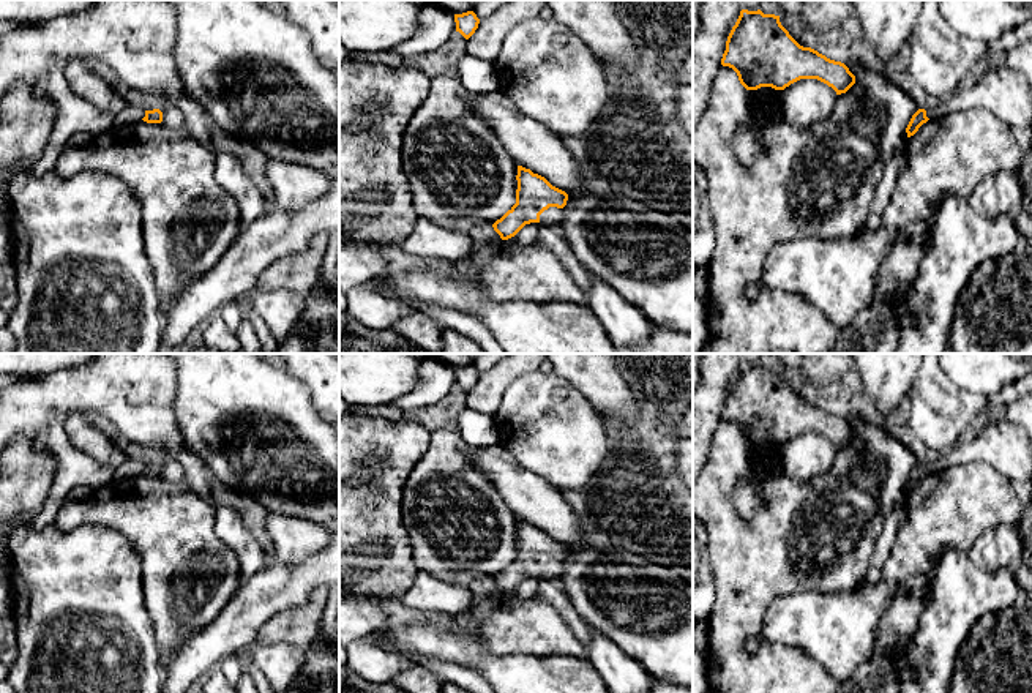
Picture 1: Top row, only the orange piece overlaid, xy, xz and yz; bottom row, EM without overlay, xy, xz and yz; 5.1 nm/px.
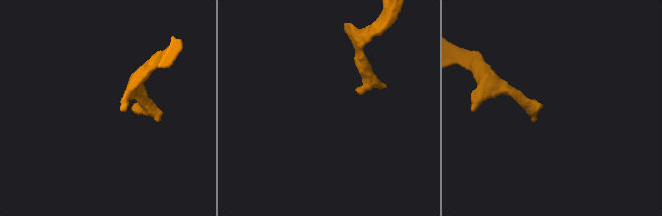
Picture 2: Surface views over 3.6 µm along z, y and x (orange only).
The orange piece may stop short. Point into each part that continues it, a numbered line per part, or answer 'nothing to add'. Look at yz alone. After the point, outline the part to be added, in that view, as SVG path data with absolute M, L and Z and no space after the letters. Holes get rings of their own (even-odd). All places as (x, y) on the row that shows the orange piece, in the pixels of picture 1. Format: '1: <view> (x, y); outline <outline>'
nothing to add

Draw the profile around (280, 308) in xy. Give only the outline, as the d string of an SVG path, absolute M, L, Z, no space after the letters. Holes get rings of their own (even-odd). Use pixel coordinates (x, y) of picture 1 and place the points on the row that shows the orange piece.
M256 287L248 298L252 313L264 319L278 346L294 330L306 303L305 297L287 289Z

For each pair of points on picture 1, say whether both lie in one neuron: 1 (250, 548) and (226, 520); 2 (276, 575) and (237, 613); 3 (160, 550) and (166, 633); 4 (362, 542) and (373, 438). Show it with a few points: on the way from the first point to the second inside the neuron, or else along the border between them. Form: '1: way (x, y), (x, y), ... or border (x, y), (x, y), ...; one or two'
1: way (243, 542), (229, 526); one
2: way (267, 584), (246, 605); one
3: way (163, 570), (166, 613); one
4: way (362, 516), (363, 463); one

